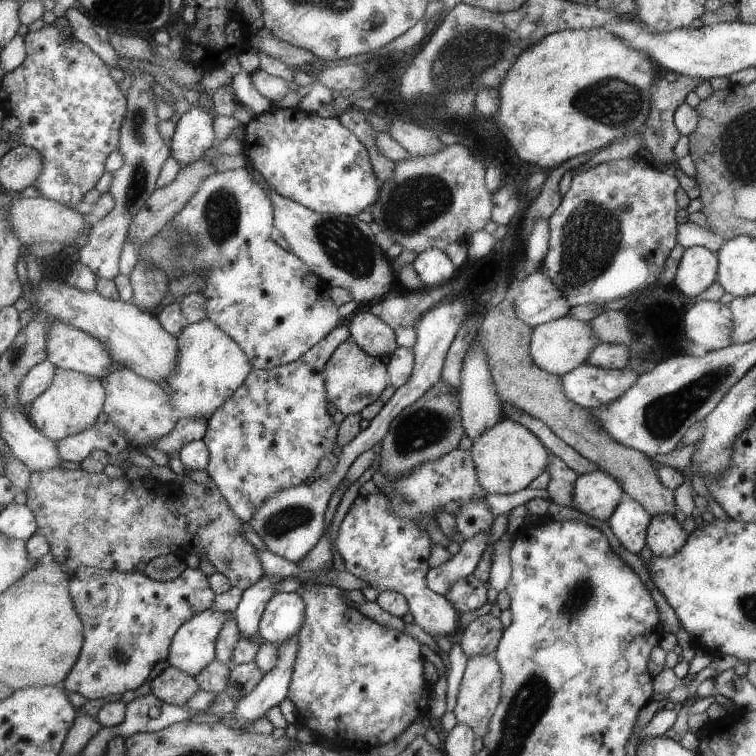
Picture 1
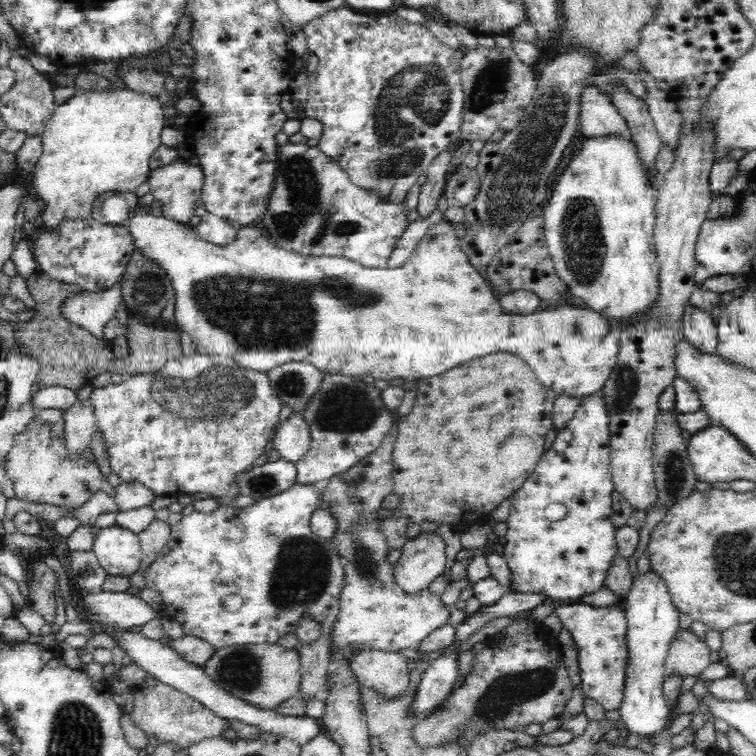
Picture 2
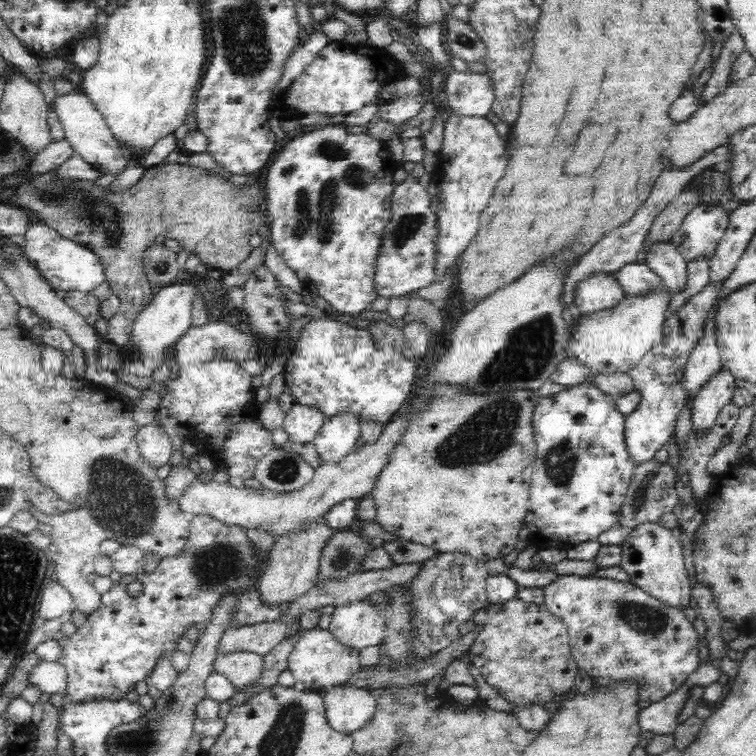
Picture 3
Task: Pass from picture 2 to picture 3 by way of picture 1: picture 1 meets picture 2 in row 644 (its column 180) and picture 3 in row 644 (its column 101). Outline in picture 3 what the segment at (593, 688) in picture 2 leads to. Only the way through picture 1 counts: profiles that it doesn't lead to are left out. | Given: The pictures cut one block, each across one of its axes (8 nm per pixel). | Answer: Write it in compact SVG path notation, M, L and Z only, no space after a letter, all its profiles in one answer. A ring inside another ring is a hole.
M561 574L541 589L543 603L568 628L569 647L578 670L591 676L602 688L610 688L622 680L634 680L639 686L641 702L652 704L678 690L683 680L701 663L698 658L701 638L693 628L689 612L663 603L636 584L595 574Z

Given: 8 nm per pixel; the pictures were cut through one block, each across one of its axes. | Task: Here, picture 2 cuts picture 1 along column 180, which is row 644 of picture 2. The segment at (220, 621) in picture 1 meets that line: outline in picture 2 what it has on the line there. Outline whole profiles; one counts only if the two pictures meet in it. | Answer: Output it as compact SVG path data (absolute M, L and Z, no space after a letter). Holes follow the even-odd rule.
M650 570L645 575L635 576L624 611L627 619L627 660L624 662L624 698L617 709L625 732L652 736L664 730L671 721L671 710L662 692L666 678L664 661L670 643L680 630L681 614L668 595L664 579Z

